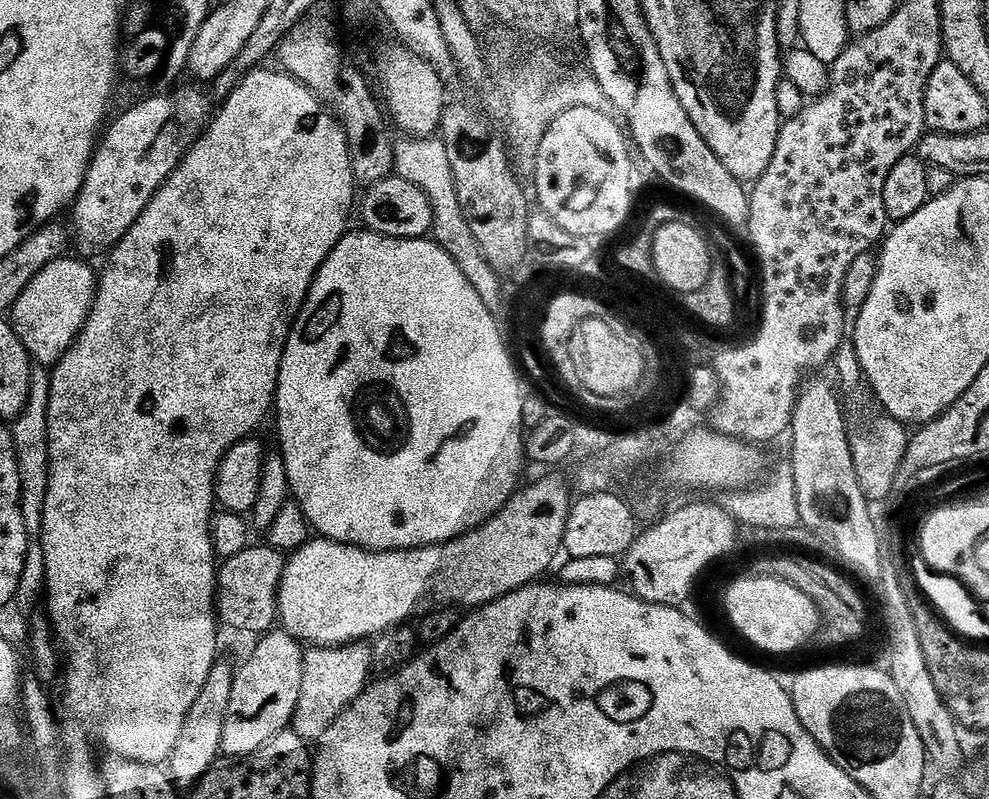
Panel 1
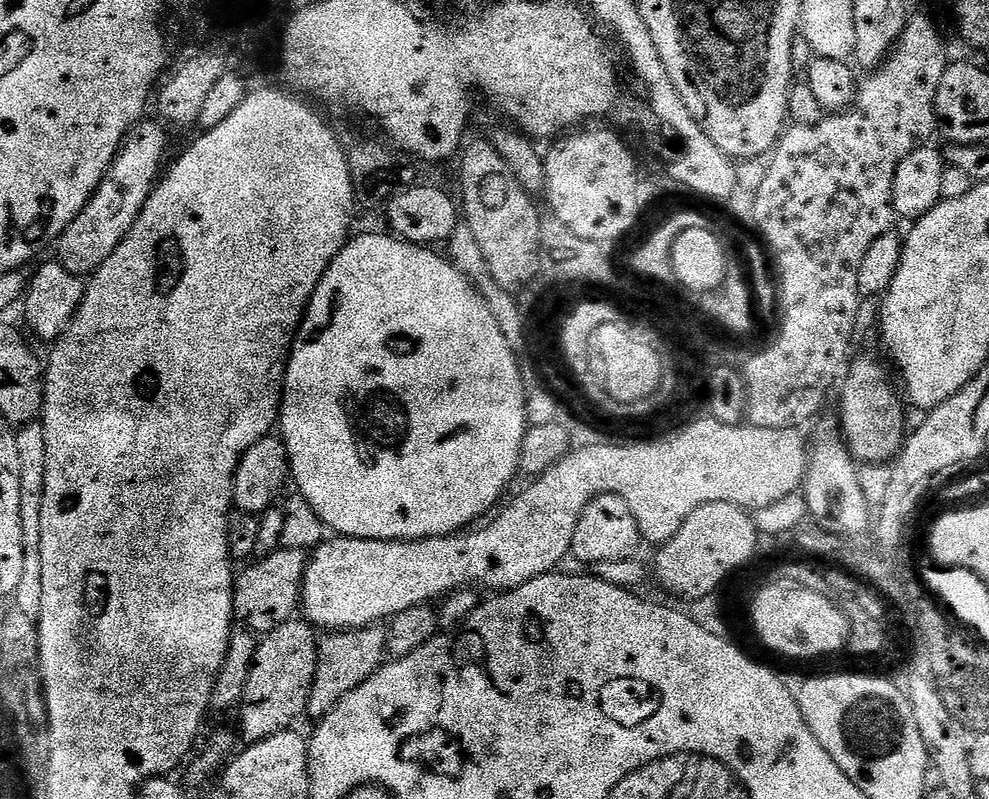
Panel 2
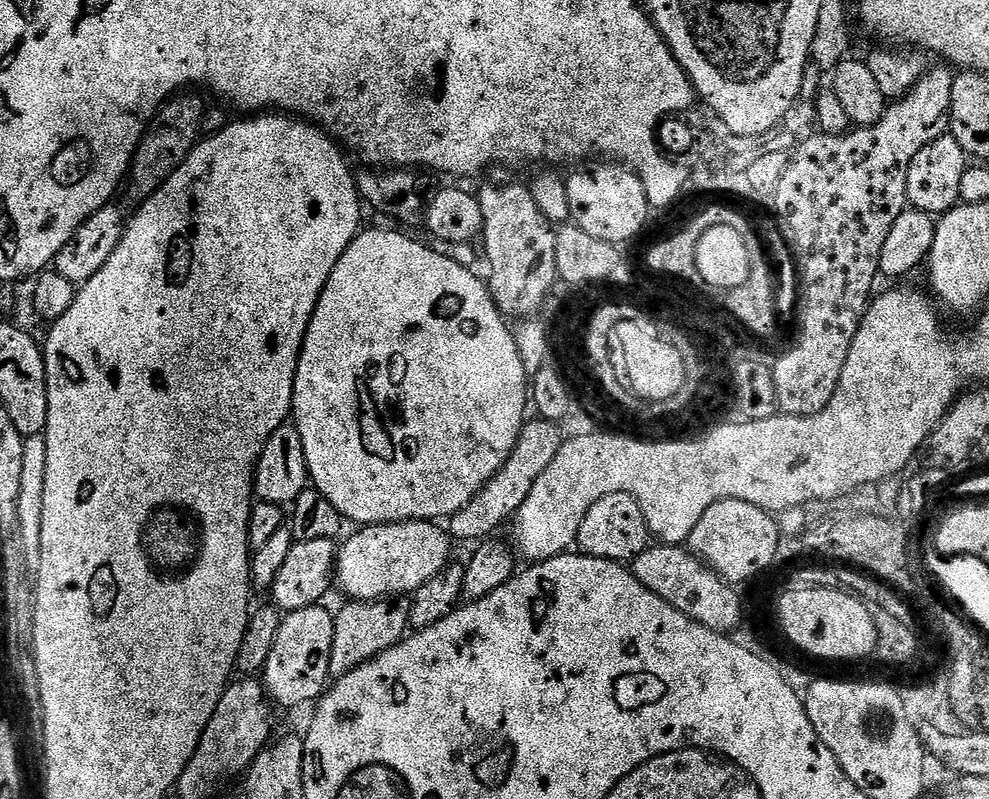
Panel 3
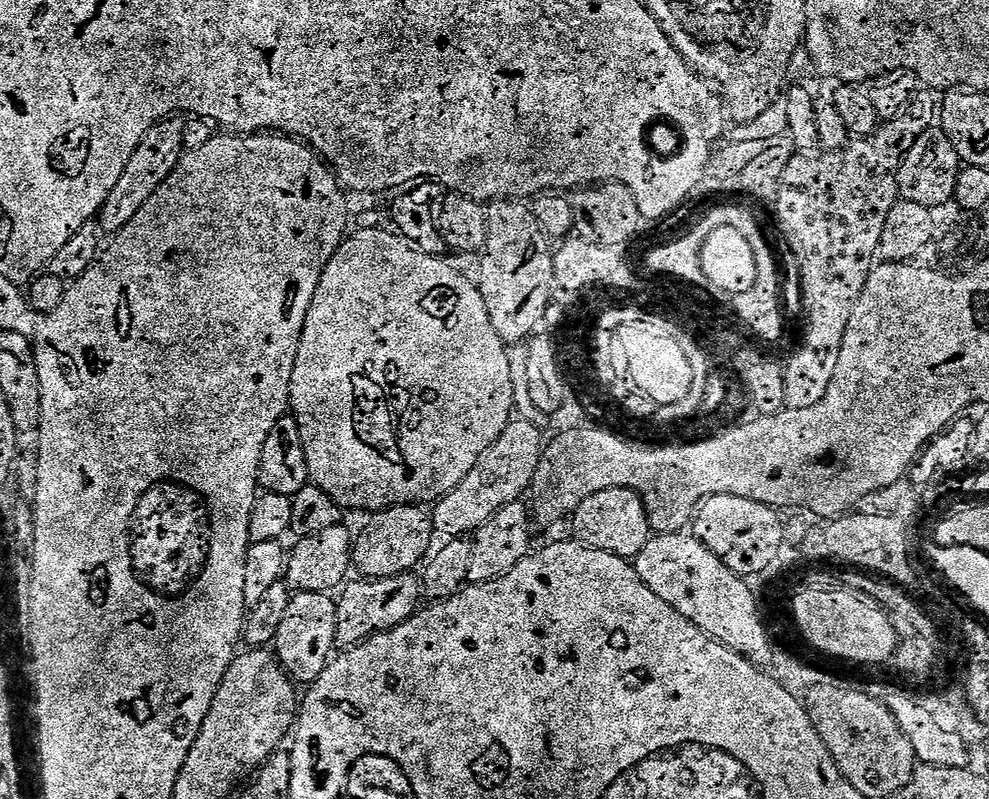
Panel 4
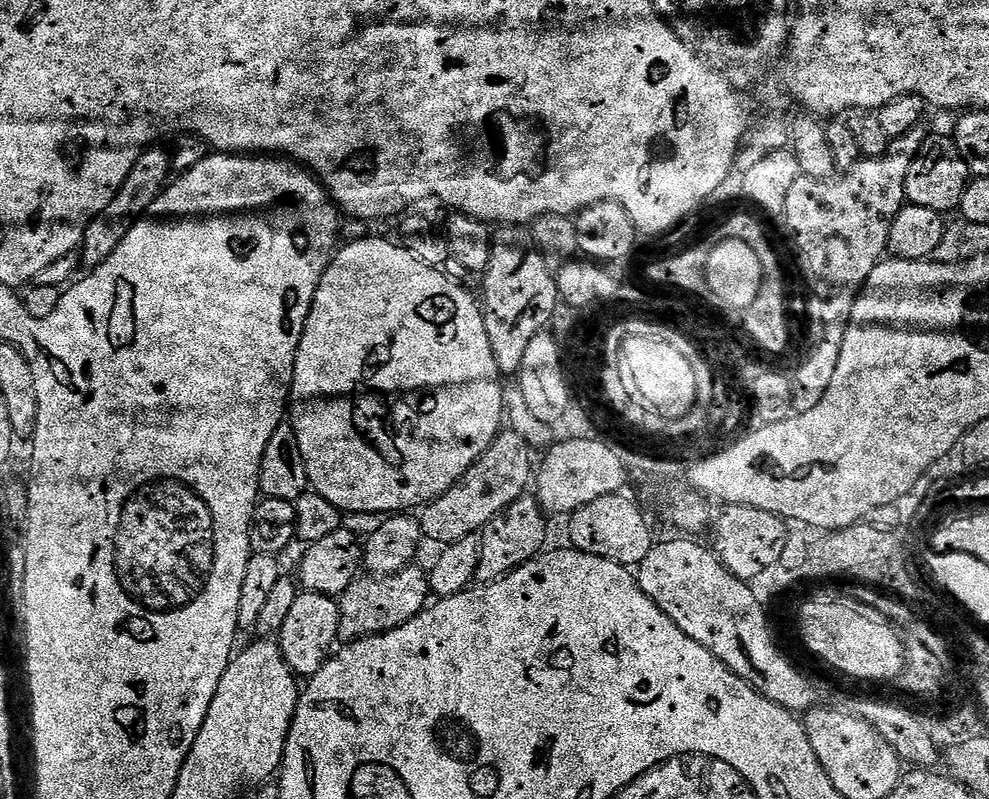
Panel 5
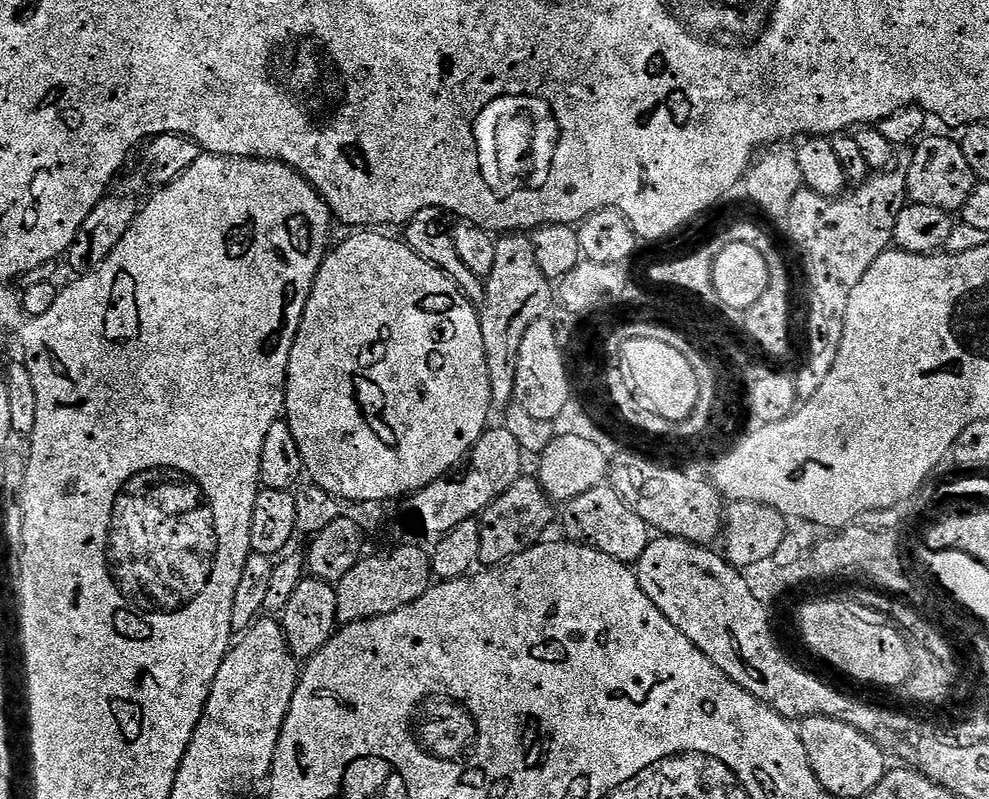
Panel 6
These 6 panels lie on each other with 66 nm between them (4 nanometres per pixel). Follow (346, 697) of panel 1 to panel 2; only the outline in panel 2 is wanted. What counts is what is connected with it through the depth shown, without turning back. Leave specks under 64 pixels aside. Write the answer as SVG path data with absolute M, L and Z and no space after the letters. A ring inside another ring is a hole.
M369 626L366 628L350 628L332 630L328 636L319 641L316 677L310 690L307 715L313 718L325 716L333 706L350 690L354 690L370 674L374 674L383 666L388 656L388 634L383 627Z

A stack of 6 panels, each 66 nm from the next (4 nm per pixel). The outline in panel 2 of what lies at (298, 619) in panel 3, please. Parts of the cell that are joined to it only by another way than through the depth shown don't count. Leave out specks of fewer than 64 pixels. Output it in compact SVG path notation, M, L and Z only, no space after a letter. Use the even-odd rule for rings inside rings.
M303 619L300 620L288 620L285 622L285 624L284 621L277 623L276 629L274 629L273 632L267 633L267 635L265 635L263 639L261 639L256 645L256 657L253 658L252 668L249 674L249 681L246 682L244 697L242 701L242 709L244 708L244 713L242 713L240 716L241 729L239 728L239 731L242 733L242 736L242 731L244 731L244 736L246 738L245 741L255 742L257 740L265 740L266 738L270 738L279 732L287 732L293 727L293 725L295 725L292 723L294 723L300 715L303 717L308 711L308 699L310 698L310 690L312 689L314 678L316 677L316 662L318 659L318 632L317 629L313 627L313 625L305 622Z

